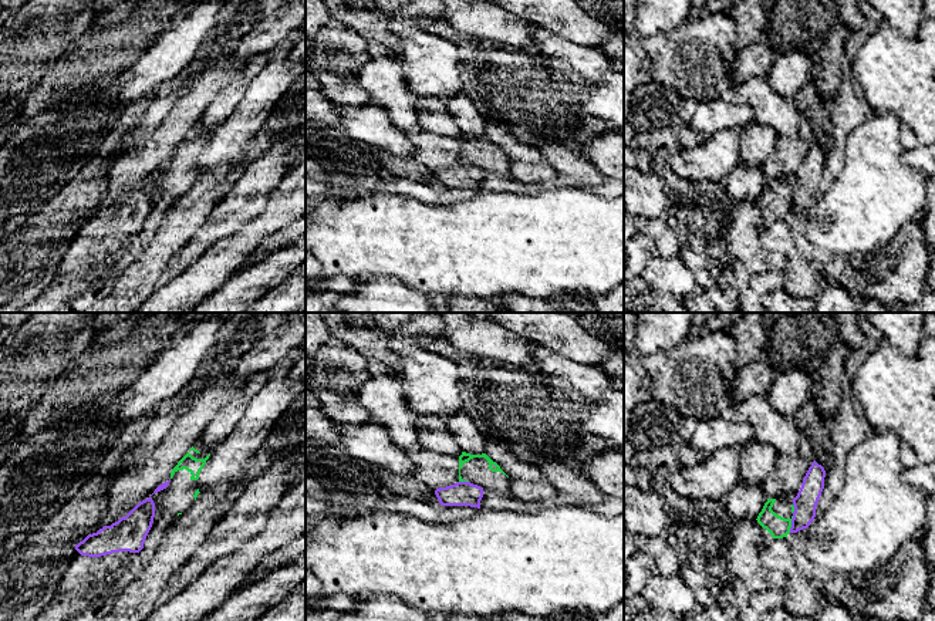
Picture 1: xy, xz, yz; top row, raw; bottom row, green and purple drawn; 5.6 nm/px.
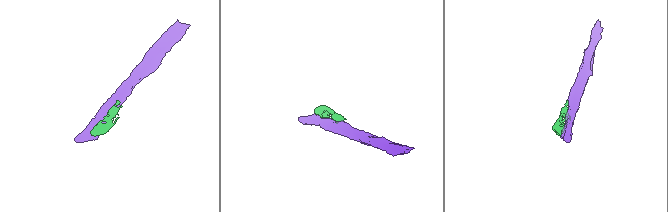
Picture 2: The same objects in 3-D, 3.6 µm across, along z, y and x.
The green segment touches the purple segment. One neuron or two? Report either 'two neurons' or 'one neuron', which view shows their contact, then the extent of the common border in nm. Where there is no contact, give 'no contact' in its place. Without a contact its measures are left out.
two neurons | yz | 100 nm

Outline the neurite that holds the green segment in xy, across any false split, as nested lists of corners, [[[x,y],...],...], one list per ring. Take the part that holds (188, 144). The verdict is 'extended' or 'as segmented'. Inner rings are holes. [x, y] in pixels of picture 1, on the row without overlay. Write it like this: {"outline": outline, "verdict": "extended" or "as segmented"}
{"outline": [[[192,128],[178,144],[171,153],[168,169],[151,178],[155,185],[153,202],[161,196],[179,198],[193,186],[200,175],[198,171],[199,155],[209,138],[210,134],[199,134]]], "verdict": "extended"}

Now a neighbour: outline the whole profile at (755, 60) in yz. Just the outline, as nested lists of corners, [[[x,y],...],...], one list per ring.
[[[764,36],[756,43],[733,53],[729,58],[733,85],[739,85],[752,77],[767,77],[774,57],[776,51]]]

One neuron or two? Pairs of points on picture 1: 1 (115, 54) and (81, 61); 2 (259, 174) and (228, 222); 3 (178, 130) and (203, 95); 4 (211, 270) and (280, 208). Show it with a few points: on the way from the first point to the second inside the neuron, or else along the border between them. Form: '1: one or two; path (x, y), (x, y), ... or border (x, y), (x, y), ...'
1: one; path (107, 54), (101, 54), (94, 61), (90, 61)
2: one; path (253, 185), (233, 211)
3: one; path (179, 121), (195, 104)
4: one; path (228, 256), (263, 225)

